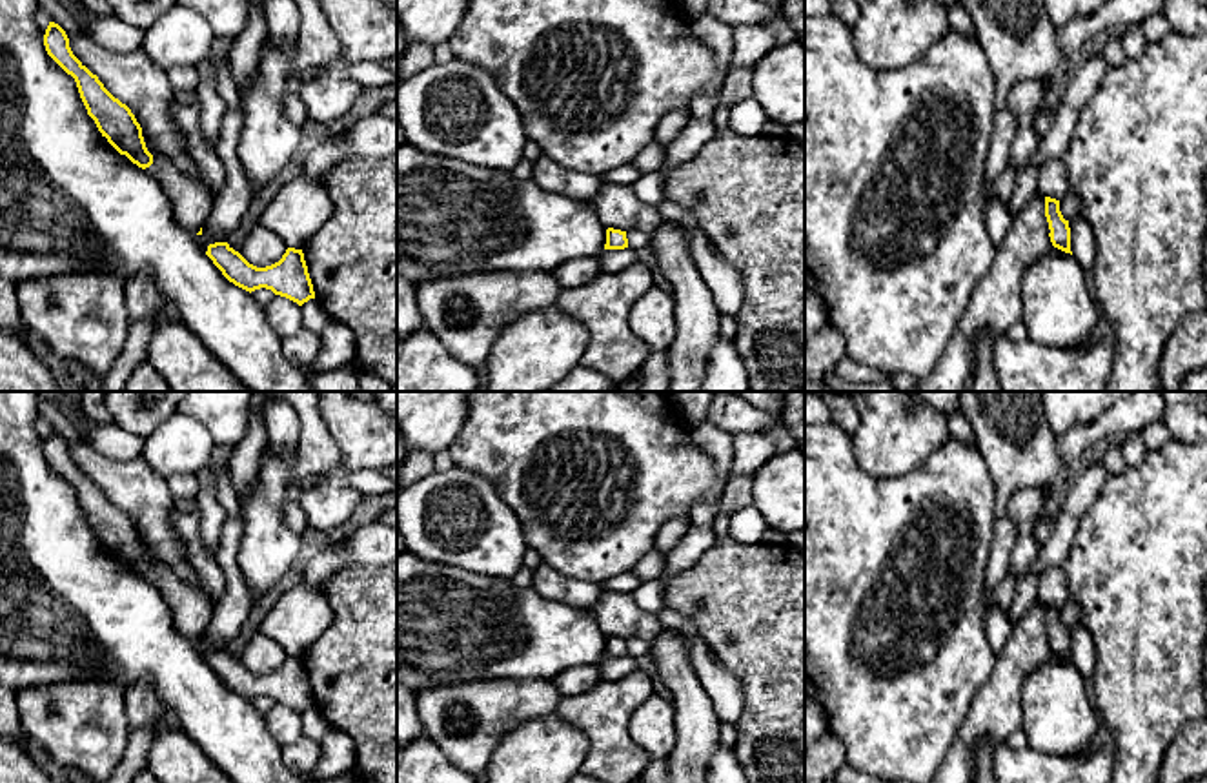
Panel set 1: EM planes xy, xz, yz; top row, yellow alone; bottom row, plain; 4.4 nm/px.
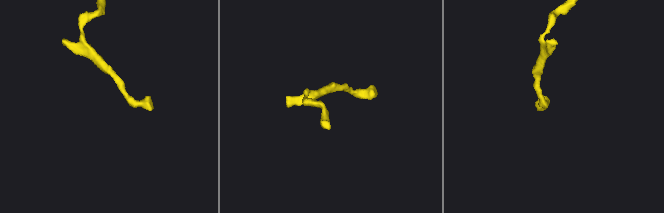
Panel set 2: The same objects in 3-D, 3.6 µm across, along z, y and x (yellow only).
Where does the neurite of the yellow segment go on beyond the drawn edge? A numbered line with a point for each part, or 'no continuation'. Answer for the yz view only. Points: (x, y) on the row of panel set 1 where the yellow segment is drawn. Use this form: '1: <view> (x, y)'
no continuation

